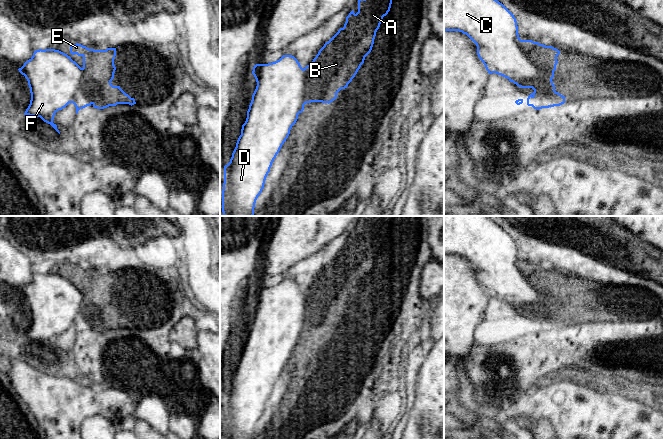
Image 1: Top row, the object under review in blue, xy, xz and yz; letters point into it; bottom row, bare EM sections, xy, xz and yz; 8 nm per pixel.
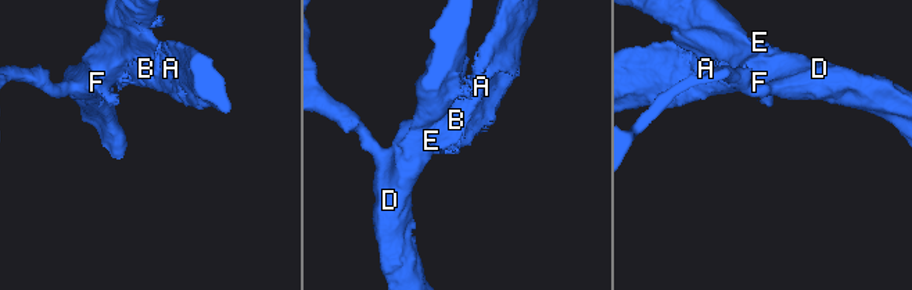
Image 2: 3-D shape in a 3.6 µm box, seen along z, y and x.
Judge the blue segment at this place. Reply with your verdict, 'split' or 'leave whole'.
split

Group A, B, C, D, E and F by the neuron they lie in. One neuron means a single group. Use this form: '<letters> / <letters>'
A B E / C D F

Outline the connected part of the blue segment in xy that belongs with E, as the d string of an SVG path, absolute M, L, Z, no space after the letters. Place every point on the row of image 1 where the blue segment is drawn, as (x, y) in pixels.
M76 43L71 45L70 53L83 57L84 89L78 89L70 101L76 107L76 114L80 109L91 105L104 109L117 104L136 104L135 99L126 94L120 86L111 84L116 70L116 48L94 50Z

